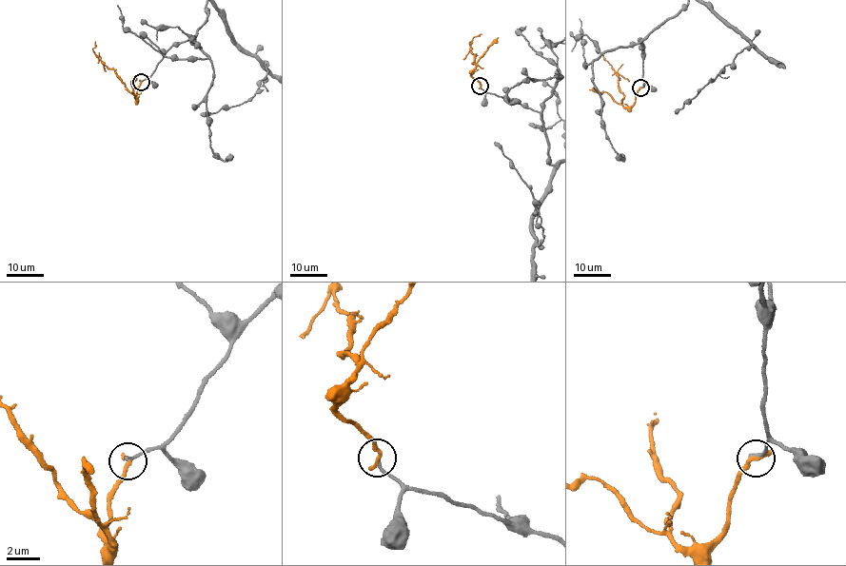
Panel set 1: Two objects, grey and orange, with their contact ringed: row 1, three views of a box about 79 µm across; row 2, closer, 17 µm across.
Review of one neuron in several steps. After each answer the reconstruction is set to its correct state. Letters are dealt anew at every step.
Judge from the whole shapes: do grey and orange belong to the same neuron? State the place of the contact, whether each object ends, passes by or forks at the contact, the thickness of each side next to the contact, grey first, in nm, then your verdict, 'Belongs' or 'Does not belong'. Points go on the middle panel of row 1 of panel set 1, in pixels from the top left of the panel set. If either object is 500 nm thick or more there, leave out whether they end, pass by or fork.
Place: (480, 86). At the ring grey ends. At the ring orange ends. Thickness 220 nm (grey) against 320 nm. Does not belong

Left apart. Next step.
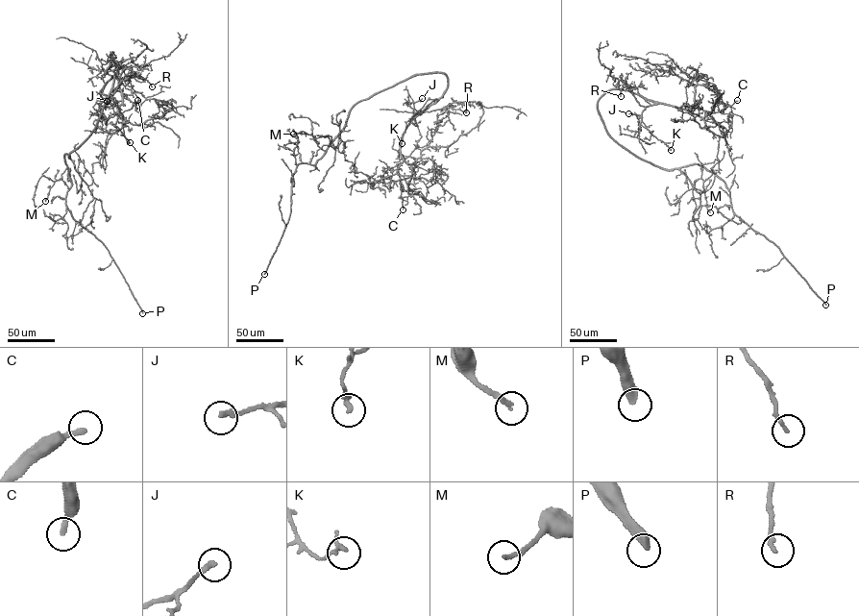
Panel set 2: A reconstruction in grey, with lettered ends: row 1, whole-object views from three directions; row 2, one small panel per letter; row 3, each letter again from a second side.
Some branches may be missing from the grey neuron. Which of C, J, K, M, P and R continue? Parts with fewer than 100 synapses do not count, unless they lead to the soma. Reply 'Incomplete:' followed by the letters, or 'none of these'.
Incomplete: C, P

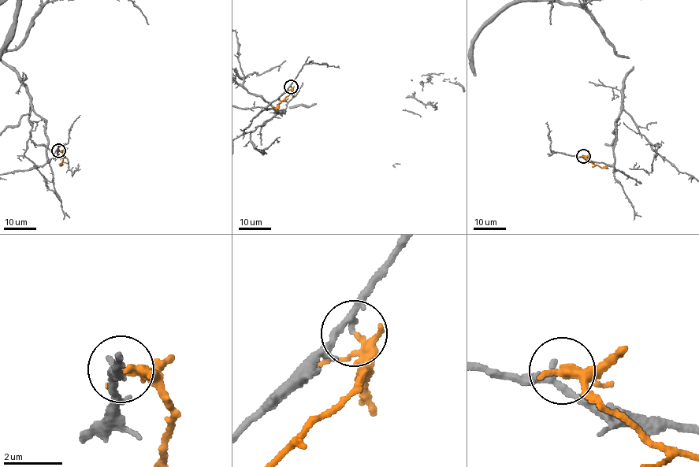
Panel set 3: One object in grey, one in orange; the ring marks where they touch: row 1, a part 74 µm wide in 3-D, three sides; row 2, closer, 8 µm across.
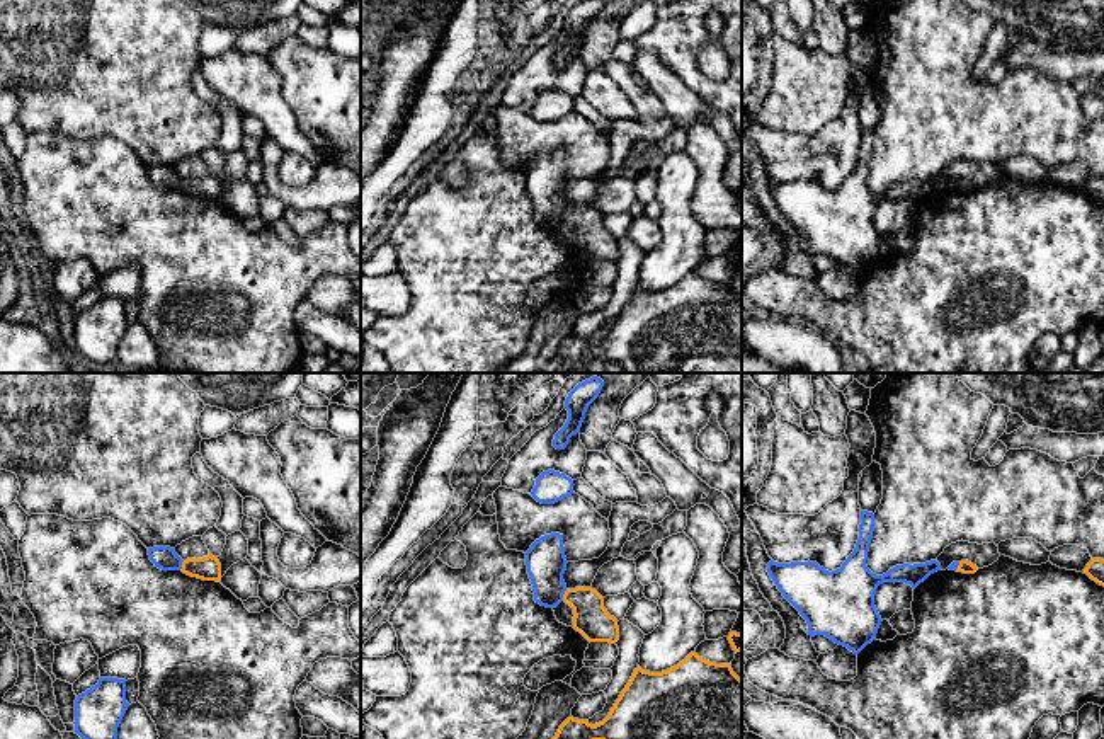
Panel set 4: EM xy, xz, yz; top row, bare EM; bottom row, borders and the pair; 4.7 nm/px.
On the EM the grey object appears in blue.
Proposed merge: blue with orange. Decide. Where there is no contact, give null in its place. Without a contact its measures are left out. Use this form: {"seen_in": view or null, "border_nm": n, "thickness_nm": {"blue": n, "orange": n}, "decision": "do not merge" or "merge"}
{"seen_in": "xz", "border_nm": 60, "thickness_nm": {"blue": 190, "orange": 160}, "decision": "do not merge"}

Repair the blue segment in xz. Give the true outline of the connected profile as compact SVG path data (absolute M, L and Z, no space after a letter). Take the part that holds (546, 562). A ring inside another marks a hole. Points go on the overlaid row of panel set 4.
M544 535L531 545L526 552L526 565L536 603L556 608L563 601L566 564L563 535Z

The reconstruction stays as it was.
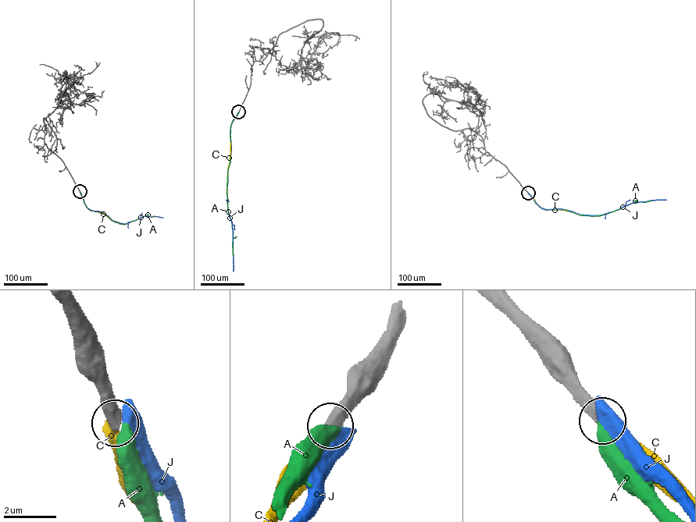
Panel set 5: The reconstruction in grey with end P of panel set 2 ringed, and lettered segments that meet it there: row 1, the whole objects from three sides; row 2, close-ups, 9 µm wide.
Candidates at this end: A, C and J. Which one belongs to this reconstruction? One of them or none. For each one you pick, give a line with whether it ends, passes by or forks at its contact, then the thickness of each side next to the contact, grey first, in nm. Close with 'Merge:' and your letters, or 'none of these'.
Merge: none of these

